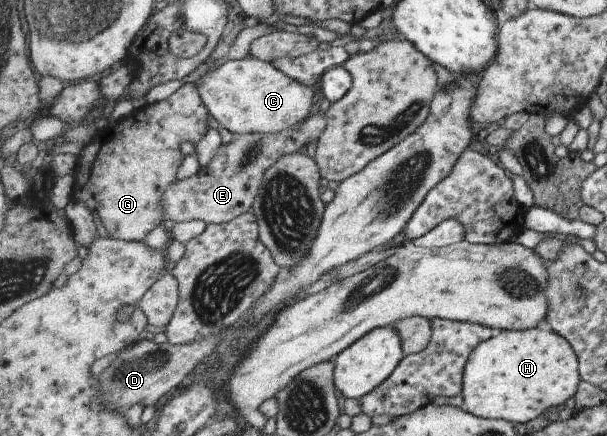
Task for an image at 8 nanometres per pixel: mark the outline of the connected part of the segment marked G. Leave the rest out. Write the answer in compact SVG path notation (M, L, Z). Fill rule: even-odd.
M194 82L184 84L184 86L180 87L174 94L163 101L146 104L140 108L136 108L129 116L126 116L126 118L108 122L102 129L93 132L91 136L85 139L84 148L77 156L77 164L75 167L76 192L74 194L74 200L76 200L76 202L82 202L93 217L103 224L110 236L120 240L143 242L144 238L166 218L167 210L164 210L164 206L162 206L162 198L164 198L166 192L170 190L170 186L174 186L173 165L176 164L178 157L182 156L182 144L184 144L184 142L191 142L193 144L202 142L202 139L209 133L208 119L210 118L209 110L202 100L202 95L198 94L198 87Z

